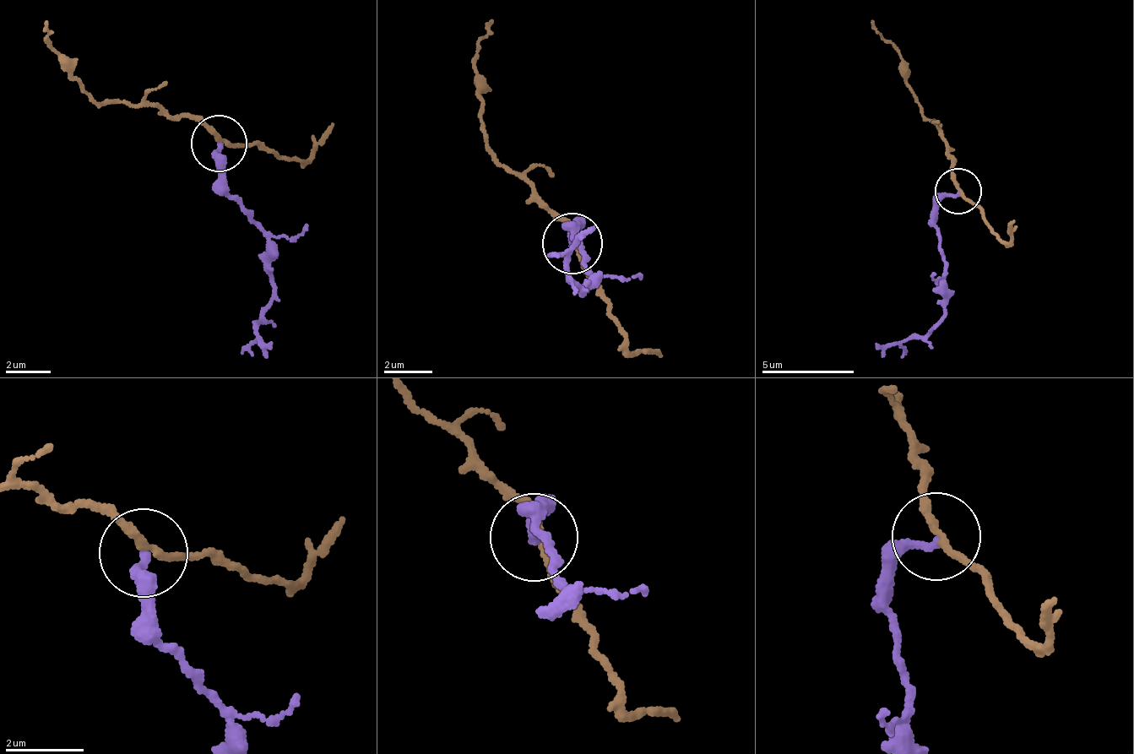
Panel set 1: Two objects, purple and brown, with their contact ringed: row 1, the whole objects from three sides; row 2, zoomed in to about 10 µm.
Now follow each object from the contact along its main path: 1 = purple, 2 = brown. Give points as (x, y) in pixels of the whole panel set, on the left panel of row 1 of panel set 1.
1: (219, 143), (223, 192), (262, 231), (273, 286), (255, 334), (269, 343)
2: (219, 143), (187, 118), (103, 104), (57, 50), (45, 18)

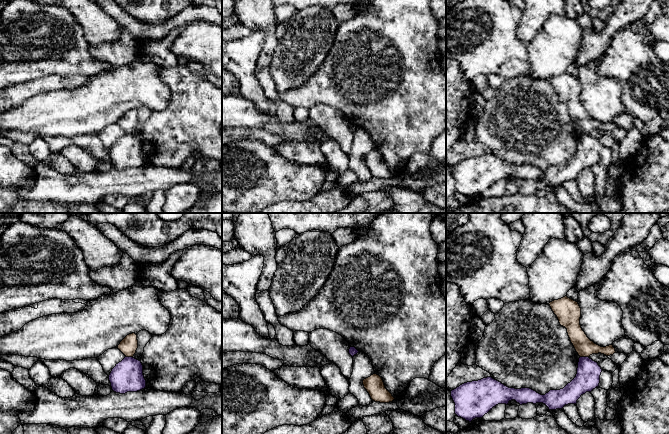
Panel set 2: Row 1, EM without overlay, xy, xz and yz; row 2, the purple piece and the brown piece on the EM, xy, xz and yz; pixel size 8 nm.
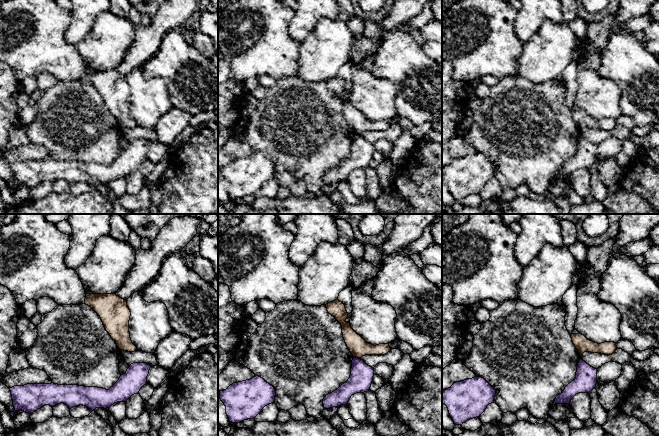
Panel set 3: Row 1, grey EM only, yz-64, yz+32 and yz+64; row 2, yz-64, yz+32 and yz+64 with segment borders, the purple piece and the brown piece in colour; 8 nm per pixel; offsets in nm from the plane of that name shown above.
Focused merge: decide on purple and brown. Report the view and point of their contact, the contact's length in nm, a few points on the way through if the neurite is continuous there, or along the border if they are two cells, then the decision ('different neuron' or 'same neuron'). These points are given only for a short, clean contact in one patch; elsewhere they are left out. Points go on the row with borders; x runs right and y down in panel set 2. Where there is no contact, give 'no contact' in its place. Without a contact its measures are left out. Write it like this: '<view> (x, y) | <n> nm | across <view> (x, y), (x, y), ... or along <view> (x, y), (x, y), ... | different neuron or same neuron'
yz (584, 357) | 70 nm | along yz (580, 356), (588, 357) | different neuron

